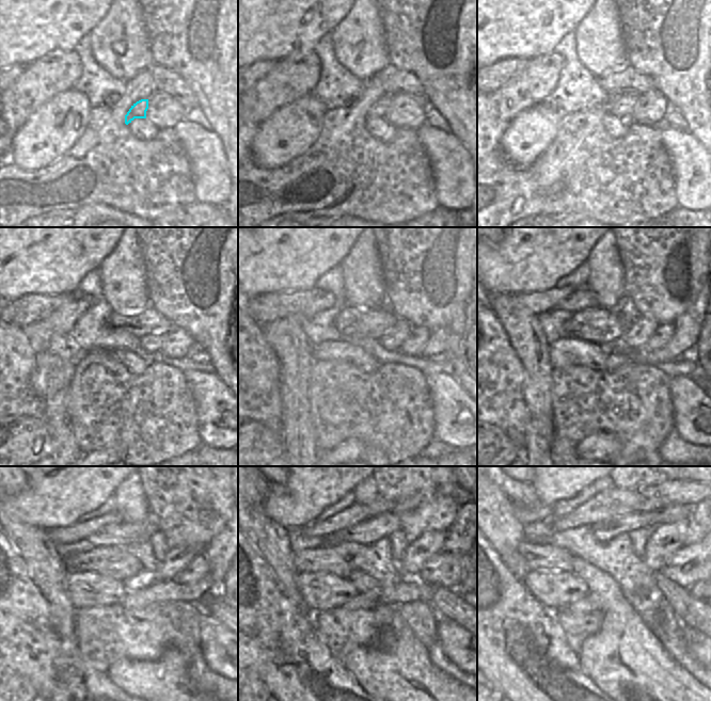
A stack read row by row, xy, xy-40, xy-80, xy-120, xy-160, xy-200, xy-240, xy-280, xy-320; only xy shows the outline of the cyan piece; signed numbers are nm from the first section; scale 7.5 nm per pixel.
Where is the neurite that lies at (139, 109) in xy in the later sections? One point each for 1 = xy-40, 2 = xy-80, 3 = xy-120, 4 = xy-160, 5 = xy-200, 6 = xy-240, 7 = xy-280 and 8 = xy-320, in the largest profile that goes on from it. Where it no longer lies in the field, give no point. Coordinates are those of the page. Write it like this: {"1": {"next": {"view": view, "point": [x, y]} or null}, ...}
{"1": {"next": {"view": "xy-40", "point": [380, 108]}}, "2": {"next": {"view": "xy-80", "point": [621, 107]}}, "3": {"next": {"view": "xy-120", "point": [151, 343]}}, "4": {"next": {"view": "xy-160", "point": [392, 340]}}, "5": {"next": {"view": "xy-200", "point": [640, 331]}}, "6": {"next": {"view": "xy-240", "point": [176, 559]}}, "7": {"next": {"view": "xy-280", "point": [419, 552]}}, "8": {"next": {"view": "xy-320", "point": [666, 539]}}}

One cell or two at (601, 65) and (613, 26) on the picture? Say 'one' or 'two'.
one

